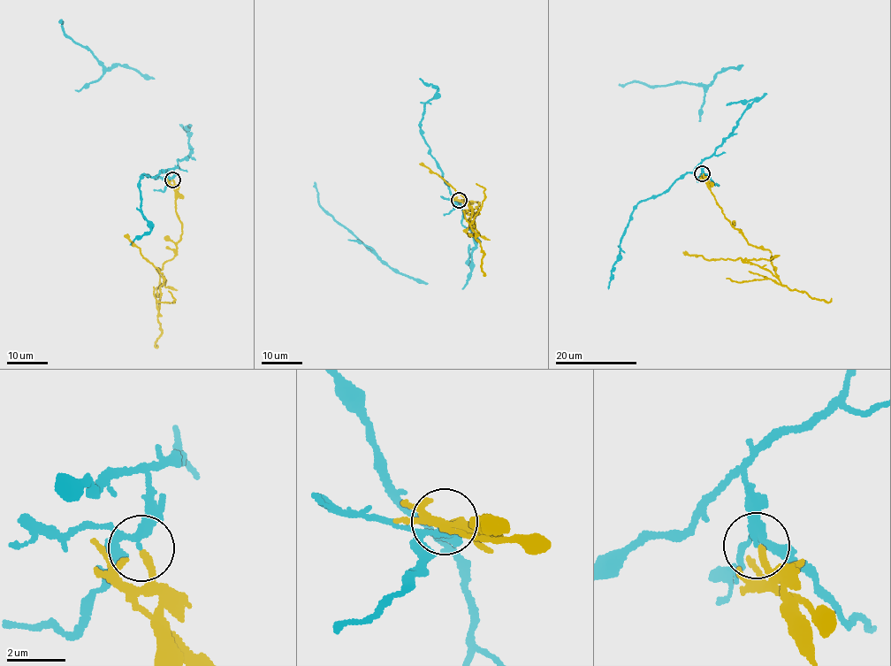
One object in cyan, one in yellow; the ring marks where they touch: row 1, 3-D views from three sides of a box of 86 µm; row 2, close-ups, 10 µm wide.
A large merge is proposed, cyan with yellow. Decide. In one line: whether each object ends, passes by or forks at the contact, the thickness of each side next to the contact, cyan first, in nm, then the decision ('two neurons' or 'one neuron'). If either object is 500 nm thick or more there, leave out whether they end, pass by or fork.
cyan forks there; yellow ends there; 150 nm thick on the cyan side, 240 nm on the other; two neurons

